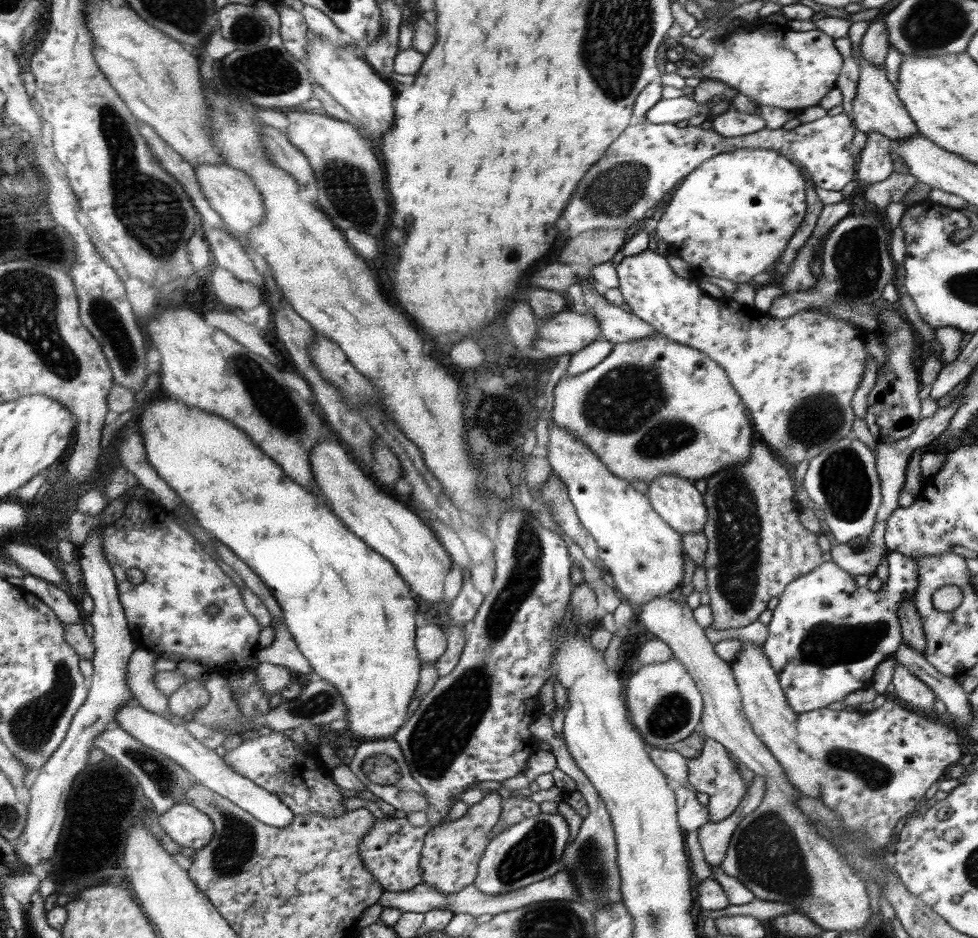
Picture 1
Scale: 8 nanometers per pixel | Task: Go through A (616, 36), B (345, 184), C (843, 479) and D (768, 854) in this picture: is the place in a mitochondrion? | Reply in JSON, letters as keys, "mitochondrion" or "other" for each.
{"A":"mitochondrion","B":"mitochondrion","C":"mitochondrion","D":"mitochondrion"}

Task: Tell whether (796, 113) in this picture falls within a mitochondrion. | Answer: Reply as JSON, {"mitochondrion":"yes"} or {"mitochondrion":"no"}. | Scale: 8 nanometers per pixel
{"mitochondrion":"no"}

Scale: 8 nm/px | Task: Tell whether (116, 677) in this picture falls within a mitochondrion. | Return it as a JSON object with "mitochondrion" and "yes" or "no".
{"mitochondrion":"no"}

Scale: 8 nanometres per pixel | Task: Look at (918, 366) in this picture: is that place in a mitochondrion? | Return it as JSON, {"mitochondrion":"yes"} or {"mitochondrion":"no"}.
{"mitochondrion":"no"}

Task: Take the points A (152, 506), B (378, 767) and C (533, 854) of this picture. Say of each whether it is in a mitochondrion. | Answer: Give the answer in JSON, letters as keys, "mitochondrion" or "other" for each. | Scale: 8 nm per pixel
{"A":"other","B":"mitochondrion","C":"mitochondrion"}

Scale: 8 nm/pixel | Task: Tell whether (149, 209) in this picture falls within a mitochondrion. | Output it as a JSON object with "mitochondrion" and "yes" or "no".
{"mitochondrion":"yes"}

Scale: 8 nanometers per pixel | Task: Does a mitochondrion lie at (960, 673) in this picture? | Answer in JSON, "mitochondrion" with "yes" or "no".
{"mitochondrion":"no"}

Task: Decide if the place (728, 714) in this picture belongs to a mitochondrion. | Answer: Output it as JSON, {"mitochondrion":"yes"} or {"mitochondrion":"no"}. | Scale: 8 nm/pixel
{"mitochondrion":"no"}

